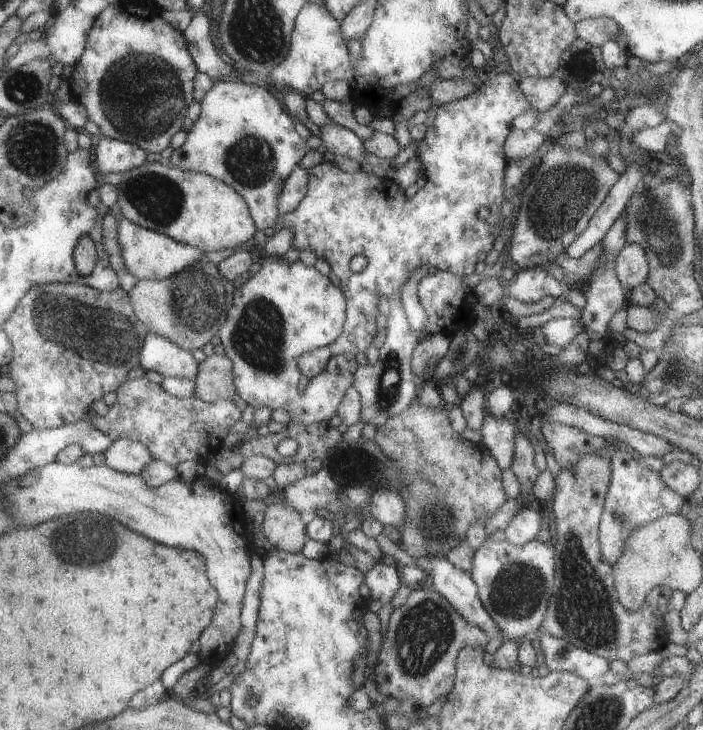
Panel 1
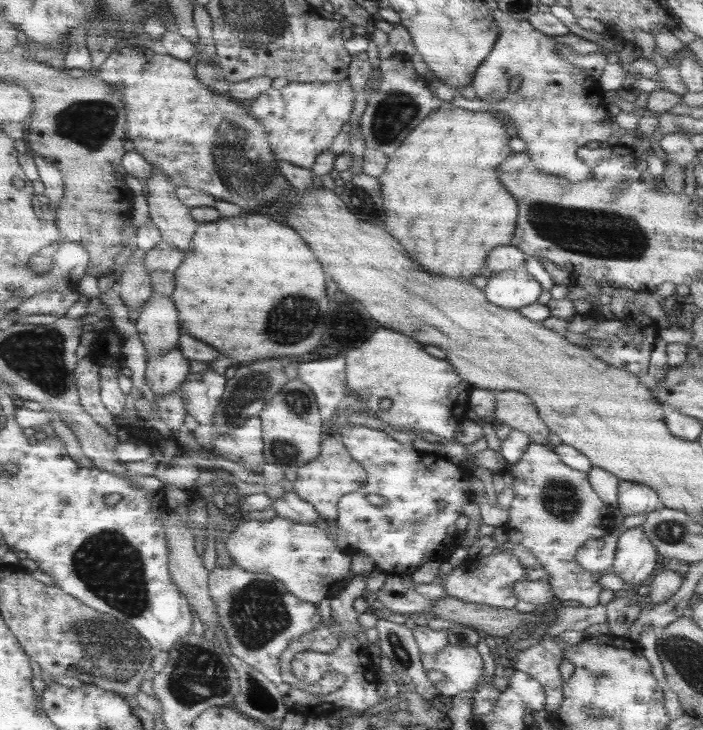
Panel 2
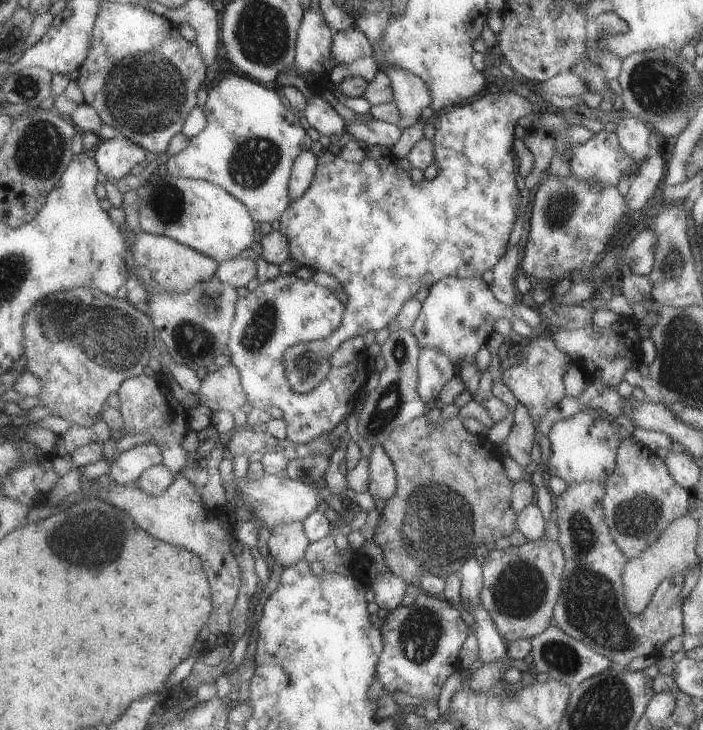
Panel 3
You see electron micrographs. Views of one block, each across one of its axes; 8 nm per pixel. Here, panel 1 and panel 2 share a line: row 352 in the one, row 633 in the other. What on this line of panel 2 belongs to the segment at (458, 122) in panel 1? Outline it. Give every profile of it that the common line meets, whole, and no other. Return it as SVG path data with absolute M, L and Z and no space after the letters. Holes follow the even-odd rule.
M355 576L351 582L349 582L349 586L345 588L345 590L341 590L333 600L331 600L331 606L333 606L333 612L331 612L331 618L333 618L333 622L329 624L329 630L325 628L325 632L319 636L319 640L311 640L311 638L297 638L297 640L293 640L291 642L291 646L289 646L289 650L285 650L285 654L281 656L281 672L285 672L283 676L285 676L285 682L287 684L291 684L293 688L301 688L305 694L319 694L319 696L327 696L327 694L333 694L333 692L337 692L337 690L341 690L343 686L345 686L345 676L343 674L337 674L337 672L331 672L331 674L327 674L321 682L317 682L317 684L307 684L307 682L303 682L303 680L297 680L295 678L295 674L293 674L293 660L295 660L295 656L299 656L299 654L305 654L305 652L319 652L319 654L331 654L331 652L335 652L339 646L341 646L341 640L343 638L357 638L357 634L363 634L365 630L363 630L363 626L359 624L359 616L361 614L357 614L357 610L353 608L353 602L357 600L357 598L363 598L363 592L371 592L373 590L373 584L371 584L371 578L369 576Z

